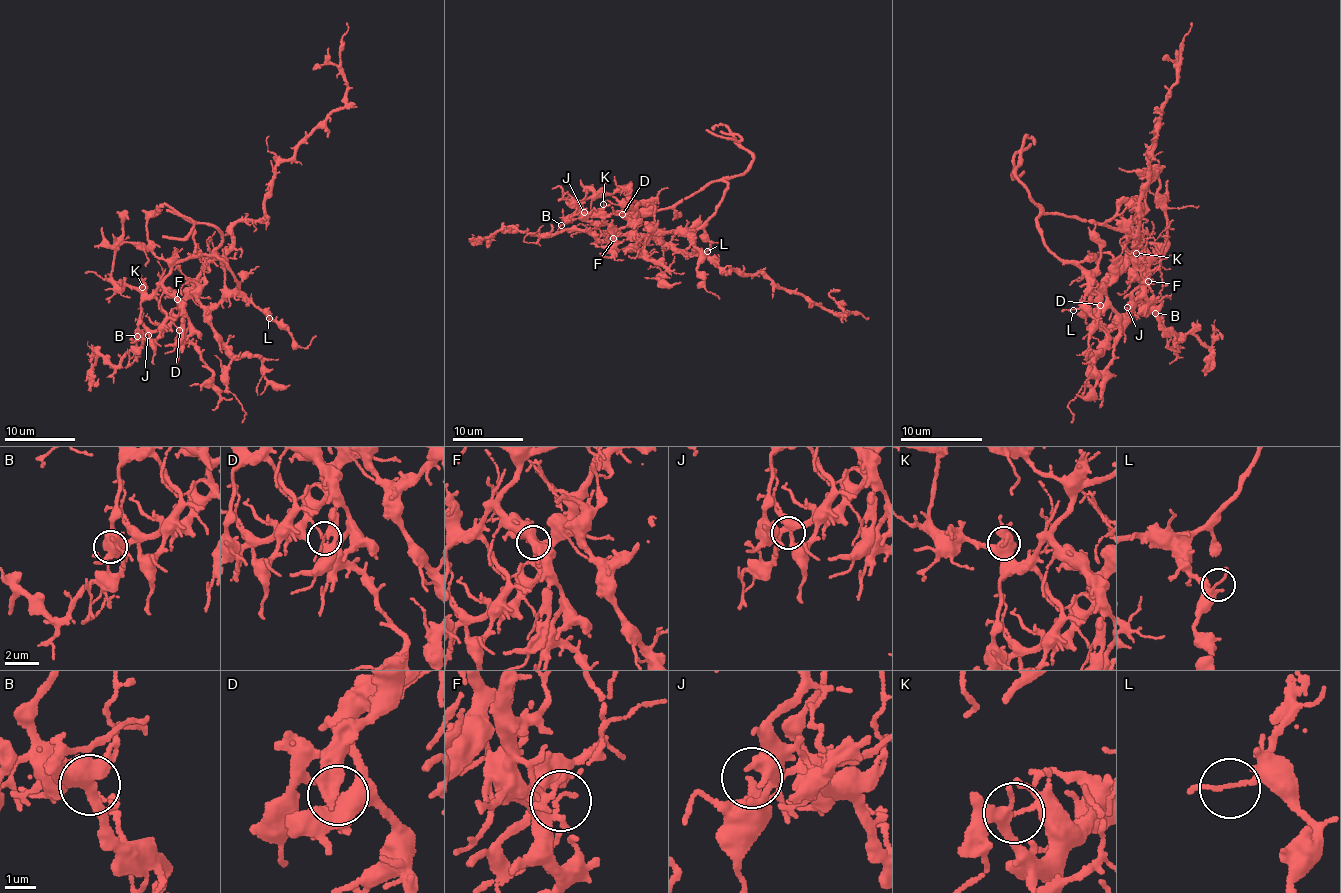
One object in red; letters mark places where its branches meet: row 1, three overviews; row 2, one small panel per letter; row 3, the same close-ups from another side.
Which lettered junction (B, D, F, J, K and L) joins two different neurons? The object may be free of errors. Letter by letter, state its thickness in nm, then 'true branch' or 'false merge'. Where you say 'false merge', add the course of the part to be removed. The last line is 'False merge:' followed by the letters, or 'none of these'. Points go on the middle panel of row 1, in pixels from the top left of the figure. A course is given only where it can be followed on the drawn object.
B: 110 nm | false merge | (561, 224), (559, 232), (596, 239), (651, 235), (728, 271), (758, 272), (843, 318), (857, 311), (868, 317)
D: 110 nm | true branch
F: 140 nm | true branch
J: 200 nm | true branch
K: 130 nm | true branch
L: 120 nm | true branch
False merge: B

